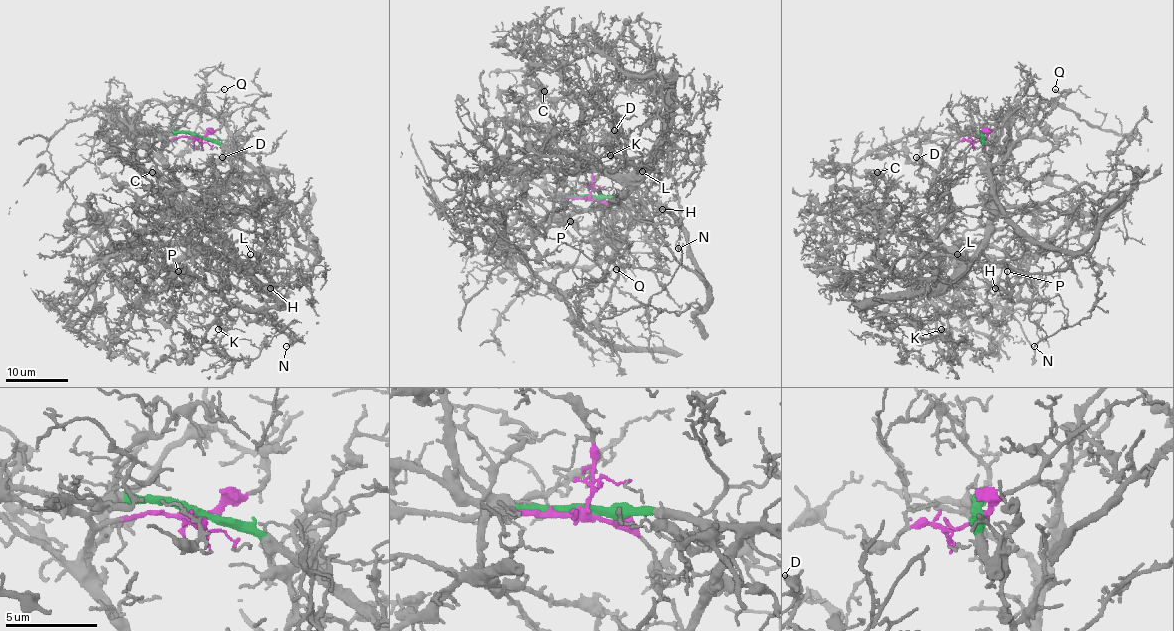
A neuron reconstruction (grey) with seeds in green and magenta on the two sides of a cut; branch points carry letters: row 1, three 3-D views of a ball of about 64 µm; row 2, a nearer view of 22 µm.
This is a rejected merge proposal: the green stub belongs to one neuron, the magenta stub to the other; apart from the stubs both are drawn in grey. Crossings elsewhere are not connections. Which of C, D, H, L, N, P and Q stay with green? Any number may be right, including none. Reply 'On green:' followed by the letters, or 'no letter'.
On green: N, Q

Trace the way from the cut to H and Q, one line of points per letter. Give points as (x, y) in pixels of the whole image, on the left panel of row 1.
H: (196, 136), (166, 140), (163, 164), (213, 216), (234, 257), (229, 280), (268, 301), (284, 298), (270, 288)
Q: (198, 136), (216, 139), (248, 162), (242, 159), (242, 147), (232, 133), (194, 100), (204, 92), (224, 89)

